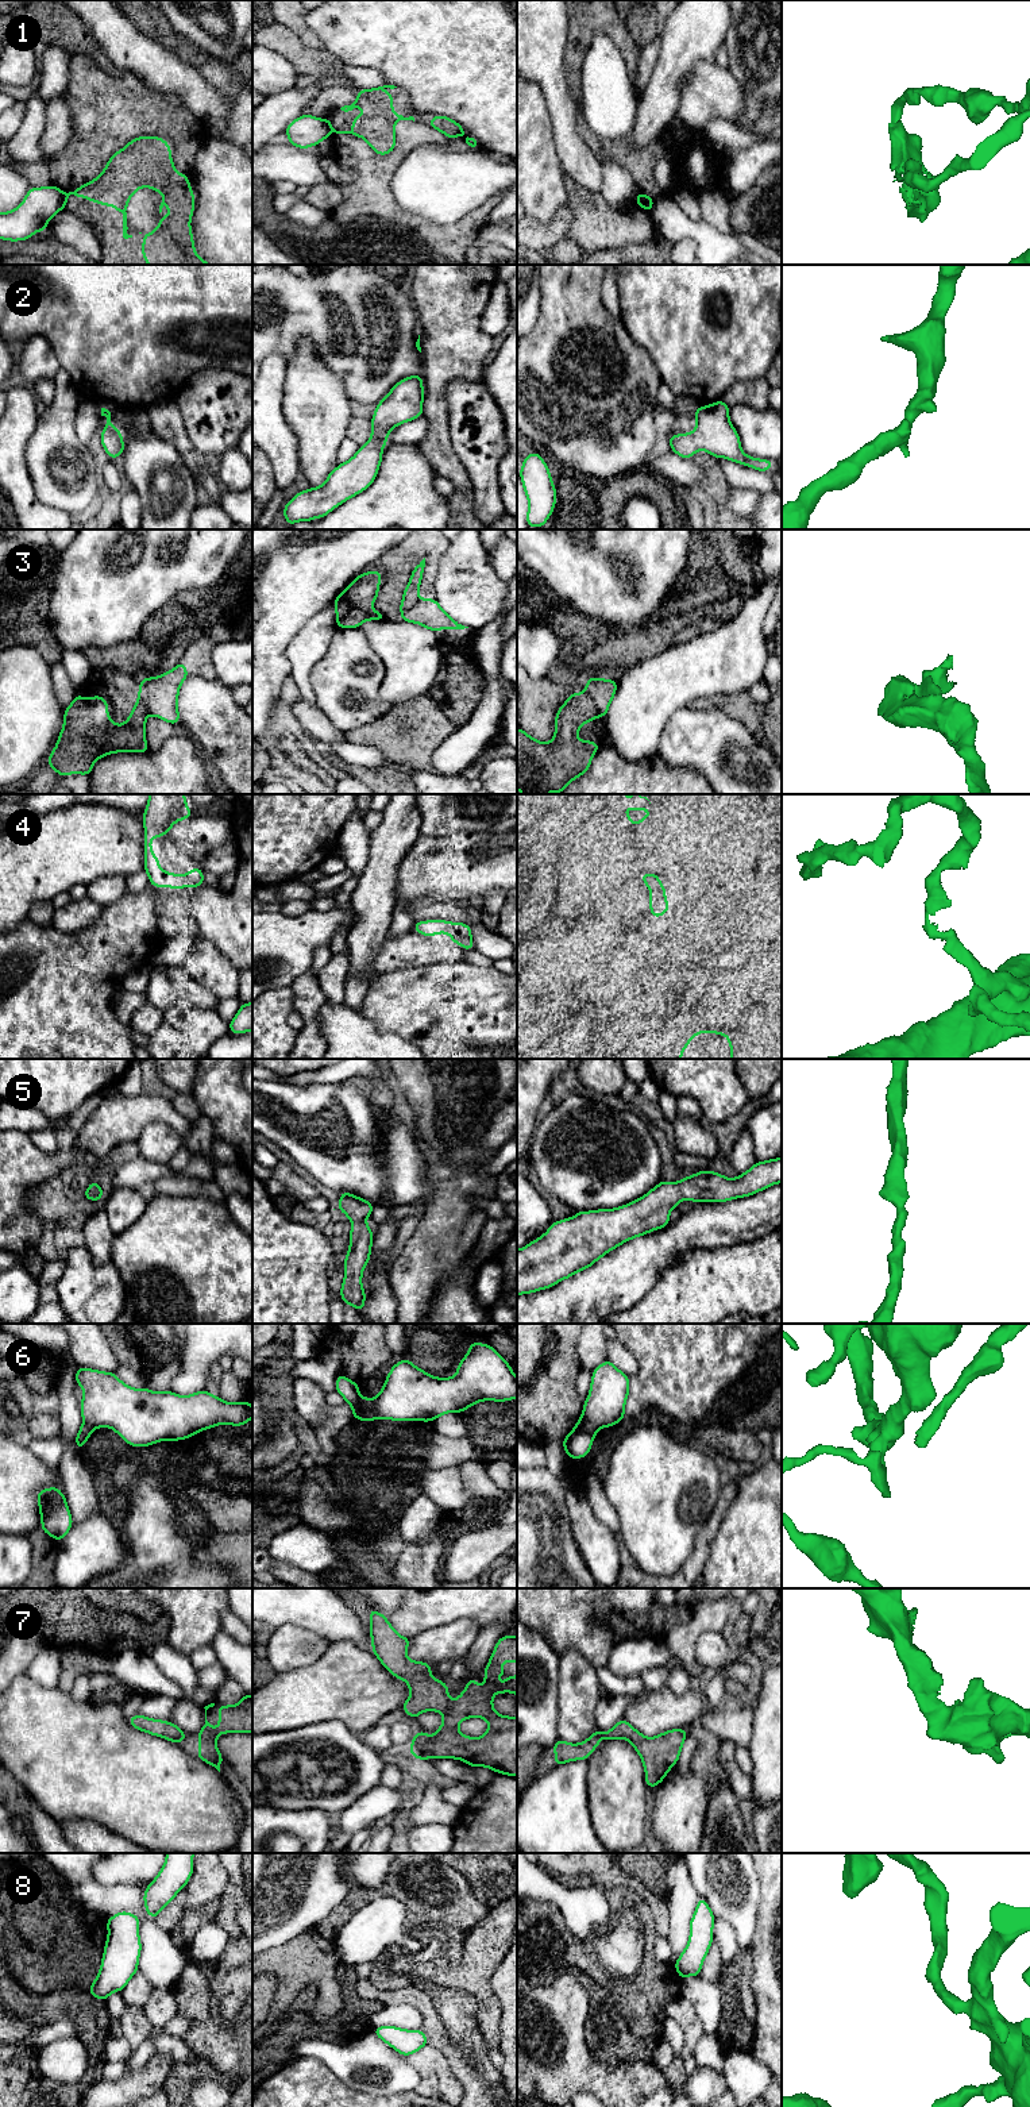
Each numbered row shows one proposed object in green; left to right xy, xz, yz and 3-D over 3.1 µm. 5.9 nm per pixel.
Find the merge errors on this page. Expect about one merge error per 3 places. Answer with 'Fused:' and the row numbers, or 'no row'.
Fused: 1, 3, 6

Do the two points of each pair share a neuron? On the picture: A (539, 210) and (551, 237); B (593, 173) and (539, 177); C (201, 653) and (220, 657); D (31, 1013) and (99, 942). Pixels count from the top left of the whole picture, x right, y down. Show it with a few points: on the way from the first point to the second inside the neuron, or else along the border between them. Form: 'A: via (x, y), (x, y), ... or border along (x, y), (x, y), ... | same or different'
A: border along (567, 205), (560, 205), (547, 222), (531, 216) | different
B: border along (554, 143), (564, 173) | different
C: border along (232, 638), (220, 642), (212, 650), (215, 678) | different
D: via (49, 996), (85, 959) | same

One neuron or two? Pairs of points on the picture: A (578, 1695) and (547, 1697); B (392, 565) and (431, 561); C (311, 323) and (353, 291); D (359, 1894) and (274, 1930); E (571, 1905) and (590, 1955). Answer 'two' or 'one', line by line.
A: two
B: one
C: one
D: two
E: two

